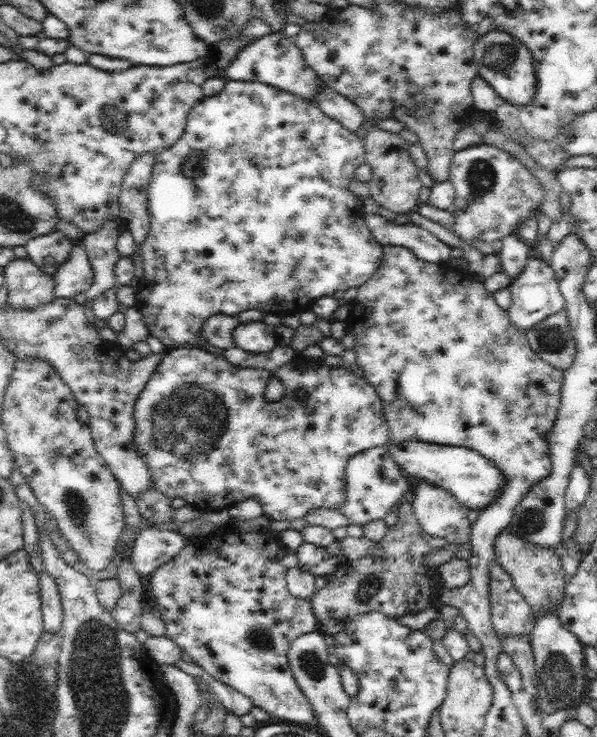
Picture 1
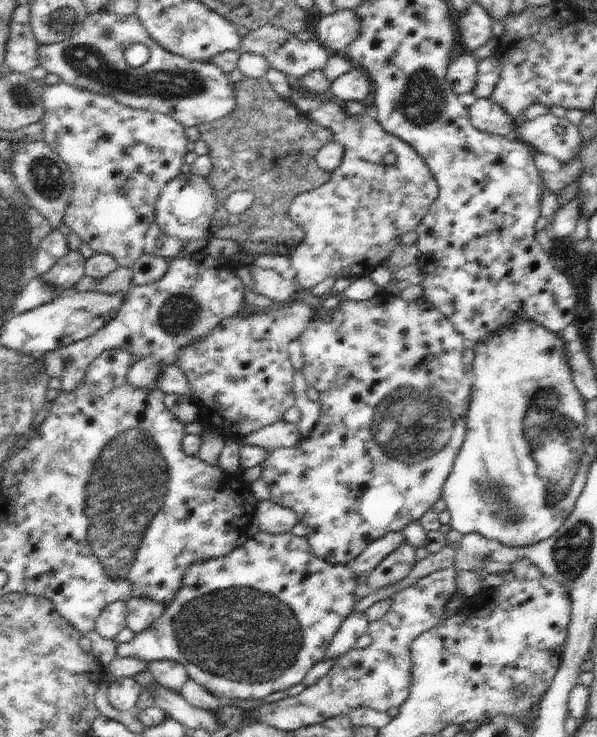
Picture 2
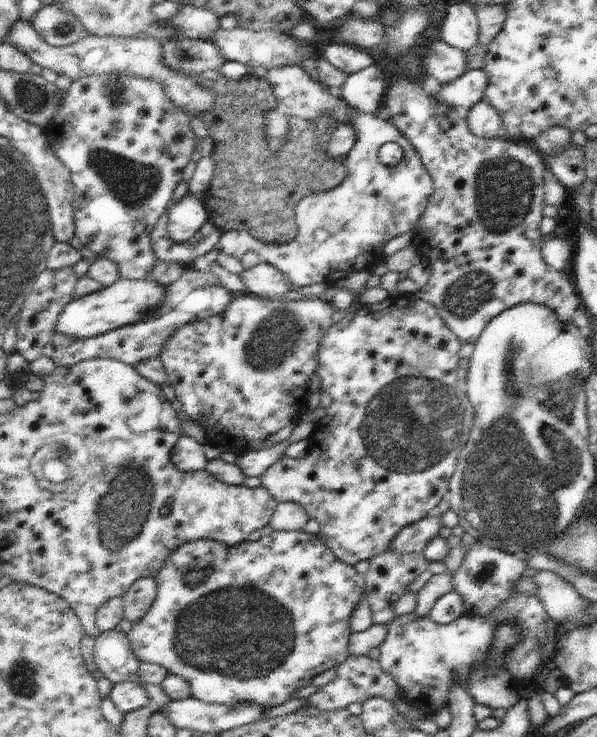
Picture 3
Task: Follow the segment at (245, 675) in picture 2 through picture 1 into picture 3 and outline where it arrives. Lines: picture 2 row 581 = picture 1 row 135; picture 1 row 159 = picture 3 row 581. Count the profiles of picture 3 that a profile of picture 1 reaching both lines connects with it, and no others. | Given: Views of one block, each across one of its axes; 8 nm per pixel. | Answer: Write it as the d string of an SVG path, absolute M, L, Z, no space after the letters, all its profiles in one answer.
M271 532L263 538L259 538L257 542L241 542L237 548L225 548L217 542L189 542L183 548L179 548L177 552L173 552L173 556L169 556L169 560L165 560L167 564L163 564L161 572L153 578L153 582L157 584L157 598L153 608L147 610L147 614L135 622L127 634L127 642L129 642L129 652L141 660L141 662L149 662L149 664L159 664L165 666L167 672L173 676L181 676L183 680L187 680L189 688L191 688L191 698L203 700L207 704L241 704L241 702L257 702L269 708L281 706L285 700L289 700L289 694L293 690L299 688L307 688L311 684L311 680L327 670L337 668L337 664L341 664L345 658L349 658L347 654L347 642L349 642L349 616L355 610L357 602L363 596L363 584L365 584L365 576L359 574L353 566L341 564L339 560L333 558L333 554L329 552L329 548L325 548L319 540L319 534L305 534L305 532Z

